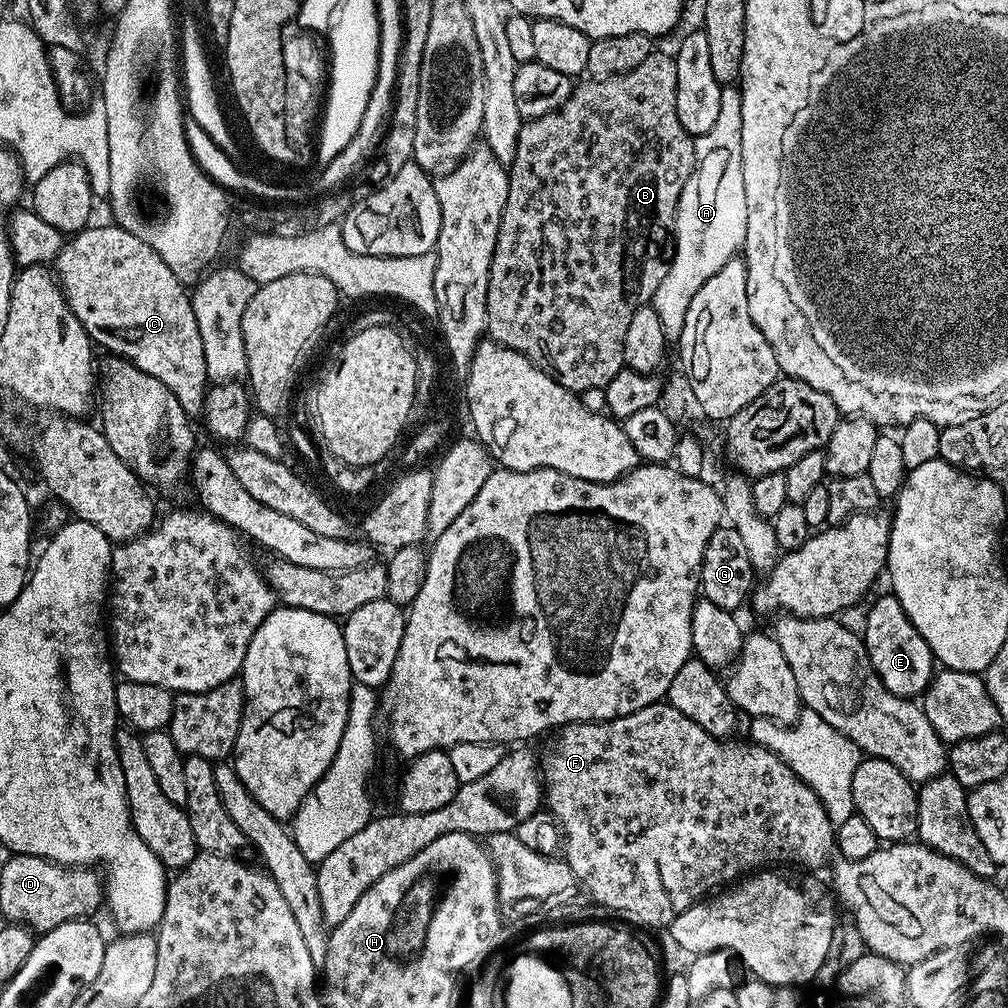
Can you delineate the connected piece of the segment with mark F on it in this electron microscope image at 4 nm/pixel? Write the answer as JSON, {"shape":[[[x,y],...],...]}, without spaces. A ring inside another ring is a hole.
{"shape":[[[657,702],[650,706],[642,706],[642,710],[634,710],[634,714],[626,714],[625,716],[616,716],[612,720],[597,720],[595,722],[573,722],[563,725],[551,737],[552,741],[548,744],[548,757],[542,760],[542,796],[546,801],[547,811],[552,813],[552,817],[556,819],[562,833],[562,859],[568,863],[570,870],[574,870],[576,880],[580,883],[581,889],[585,893],[588,892],[601,904],[604,908],[609,908],[612,912],[617,912],[620,916],[625,916],[629,920],[627,923],[641,924],[644,928],[664,928],[667,929],[674,922],[674,918],[678,918],[678,914],[682,914],[684,910],[690,910],[690,906],[699,904],[709,894],[715,893],[717,890],[723,889],[725,886],[731,885],[733,882],[739,881],[741,878],[747,877],[749,874],[755,873],[757,870],[767,869],[769,866],[784,866],[780,864],[801,864],[801,869],[816,870],[812,868],[820,868],[828,860],[828,855],[834,852],[834,826],[830,822],[830,818],[826,814],[826,810],[822,806],[822,802],[811,786],[806,782],[802,782],[802,778],[798,778],[794,774],[794,770],[790,770],[790,766],[786,766],[786,762],[782,762],[782,758],[778,758],[778,754],[771,752],[769,748],[763,748],[762,745],[755,742],[747,742],[748,744],[735,744],[732,738],[717,738],[706,734],[706,730],[702,730],[702,726],[698,726],[698,722],[690,722],[690,718],[686,718],[686,714],[682,714],[682,710],[674,710],[674,706],[667,702]]]}

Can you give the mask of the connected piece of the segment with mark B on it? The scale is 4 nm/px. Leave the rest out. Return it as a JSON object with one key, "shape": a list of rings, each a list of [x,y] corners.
{"shape":[[[653,50],[646,62],[638,62],[628,72],[618,76],[607,76],[604,80],[585,79],[585,84],[577,83],[570,98],[558,110],[542,114],[533,120],[525,119],[518,134],[518,150],[508,168],[508,193],[506,210],[502,210],[502,222],[498,226],[498,242],[494,246],[494,258],[490,262],[490,282],[486,290],[487,335],[510,350],[518,350],[530,362],[534,362],[546,374],[550,374],[571,392],[582,393],[595,388],[605,388],[625,367],[624,343],[630,318],[643,306],[652,303],[654,290],[666,278],[672,256],[676,253],[676,211],[682,190],[696,169],[695,139],[678,122],[676,91],[678,90],[678,70],[675,59],[660,50]]]}

